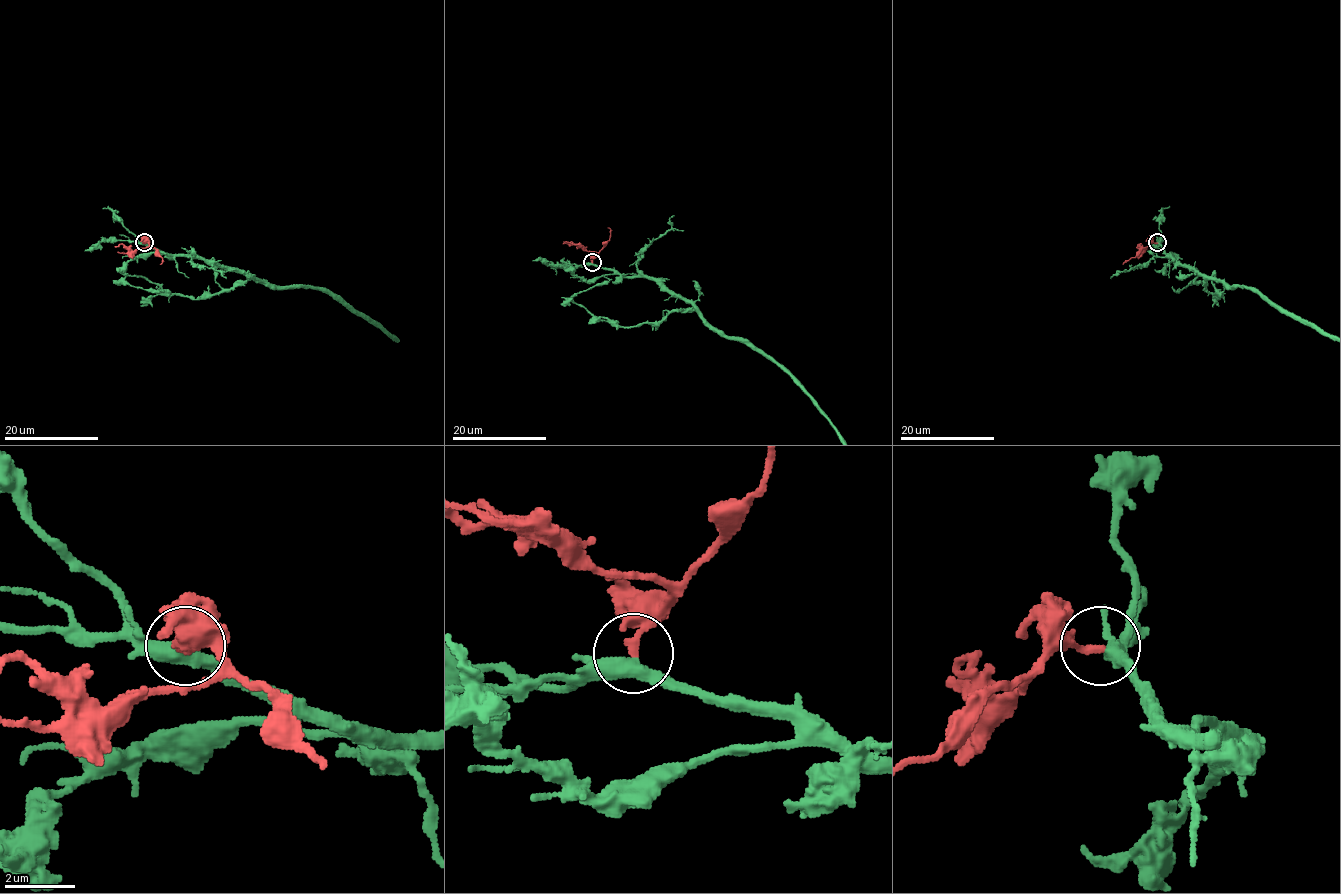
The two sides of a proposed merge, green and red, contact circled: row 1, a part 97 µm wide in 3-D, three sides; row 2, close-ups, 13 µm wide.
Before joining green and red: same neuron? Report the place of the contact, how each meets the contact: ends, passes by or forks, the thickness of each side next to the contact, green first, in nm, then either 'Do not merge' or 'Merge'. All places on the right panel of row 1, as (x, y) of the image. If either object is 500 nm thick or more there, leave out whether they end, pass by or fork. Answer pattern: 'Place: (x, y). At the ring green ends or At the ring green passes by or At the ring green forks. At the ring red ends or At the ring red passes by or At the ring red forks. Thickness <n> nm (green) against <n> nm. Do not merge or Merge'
Place: (1157, 242). At the ring green passes by. At the ring red ends. Thickness 420 nm (green) against 220 nm. Merge

